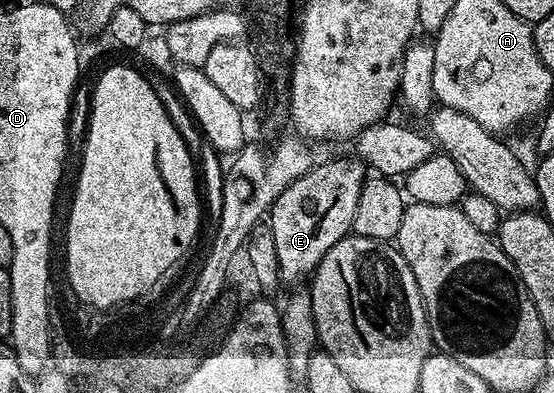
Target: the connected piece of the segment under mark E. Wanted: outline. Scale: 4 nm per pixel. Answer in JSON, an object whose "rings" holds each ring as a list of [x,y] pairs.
{"rings":[[[359,159],[352,160],[328,160],[325,164],[317,163],[304,176],[298,178],[292,184],[286,186],[273,201],[270,207],[270,215],[266,223],[272,228],[275,253],[278,258],[279,283],[296,284],[300,279],[311,277],[316,271],[320,260],[335,244],[352,232],[354,222],[354,210],[358,210],[358,196],[362,194],[362,186],[366,179],[366,168]]]}

